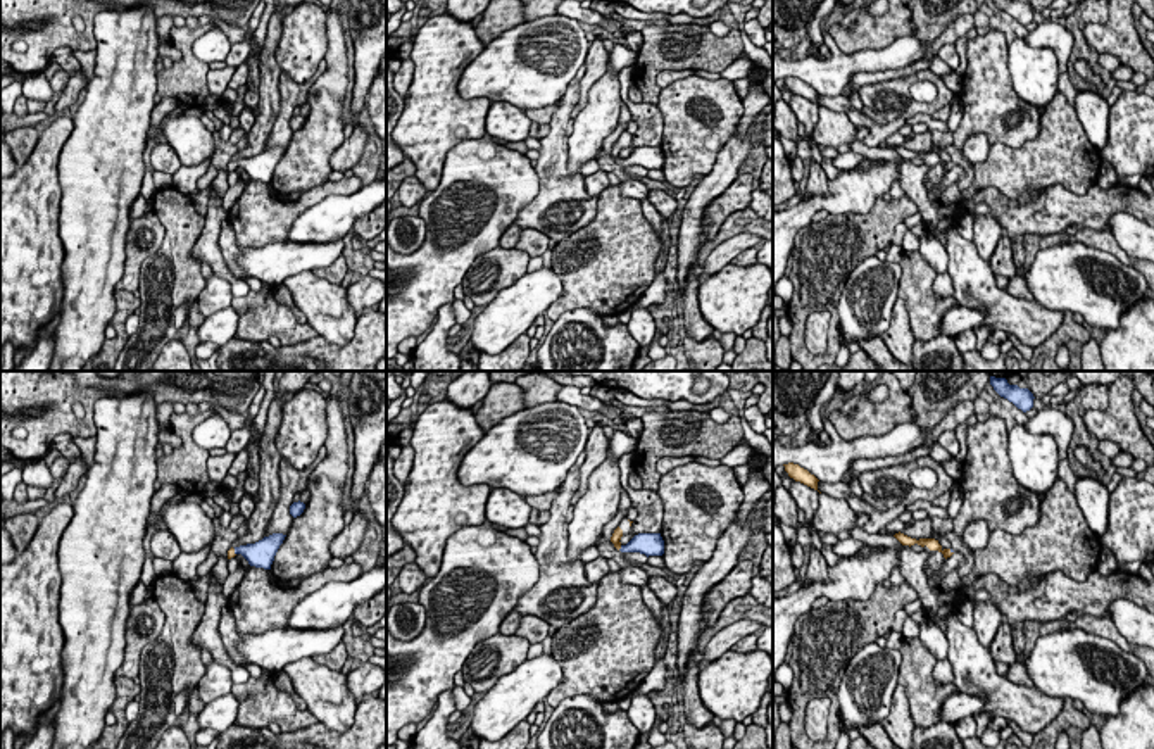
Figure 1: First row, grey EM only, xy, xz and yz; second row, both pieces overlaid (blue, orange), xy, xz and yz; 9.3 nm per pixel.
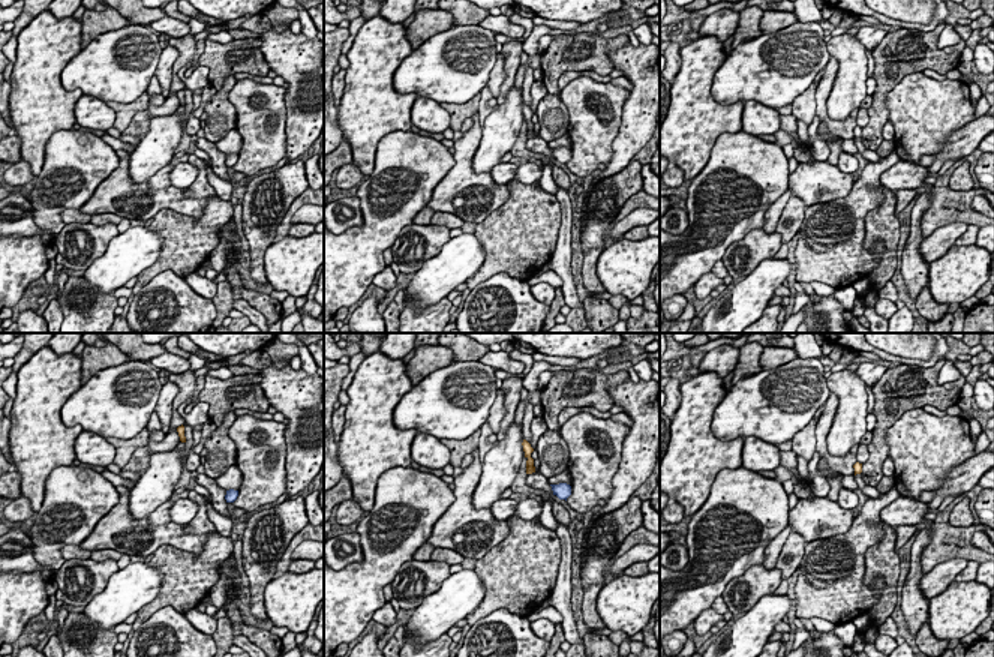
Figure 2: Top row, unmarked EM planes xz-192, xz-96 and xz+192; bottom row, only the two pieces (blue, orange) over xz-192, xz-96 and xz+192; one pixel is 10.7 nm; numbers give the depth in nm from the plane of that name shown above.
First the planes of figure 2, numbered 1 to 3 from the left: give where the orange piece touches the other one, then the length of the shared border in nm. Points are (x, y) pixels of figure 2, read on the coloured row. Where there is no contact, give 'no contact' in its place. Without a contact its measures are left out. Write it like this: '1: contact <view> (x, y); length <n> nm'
1: no contact
2: no contact
3: no contact

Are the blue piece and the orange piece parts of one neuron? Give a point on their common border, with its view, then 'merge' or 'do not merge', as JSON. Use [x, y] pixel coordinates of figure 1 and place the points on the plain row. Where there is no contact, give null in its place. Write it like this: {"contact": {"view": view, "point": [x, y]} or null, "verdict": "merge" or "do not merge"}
{"contact": {"view": "xz", "point": [621, 161]}, "verdict": "merge"}

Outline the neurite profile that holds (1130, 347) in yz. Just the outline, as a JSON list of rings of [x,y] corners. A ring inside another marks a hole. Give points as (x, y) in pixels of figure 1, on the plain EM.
[[[1154,297],[1132,304],[1120,328],[1104,331],[1099,352],[1106,371],[1154,371]]]

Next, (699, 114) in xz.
[[[688,76],[661,88],[657,107],[664,119],[661,150],[664,154],[664,178],[674,188],[687,188],[697,176],[712,171],[716,157],[737,129],[743,116],[743,102],[733,81]]]

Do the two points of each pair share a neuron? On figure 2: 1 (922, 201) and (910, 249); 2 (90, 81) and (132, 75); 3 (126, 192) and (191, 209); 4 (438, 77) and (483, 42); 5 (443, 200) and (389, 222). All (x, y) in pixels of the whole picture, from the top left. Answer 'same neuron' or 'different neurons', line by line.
1: same neuron
2: same neuron
3: same neuron
4: same neuron
5: different neurons

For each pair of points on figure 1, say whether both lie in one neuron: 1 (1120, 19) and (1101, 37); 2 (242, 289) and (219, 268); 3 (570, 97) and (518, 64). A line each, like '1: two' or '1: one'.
1: one
2: one
3: two

